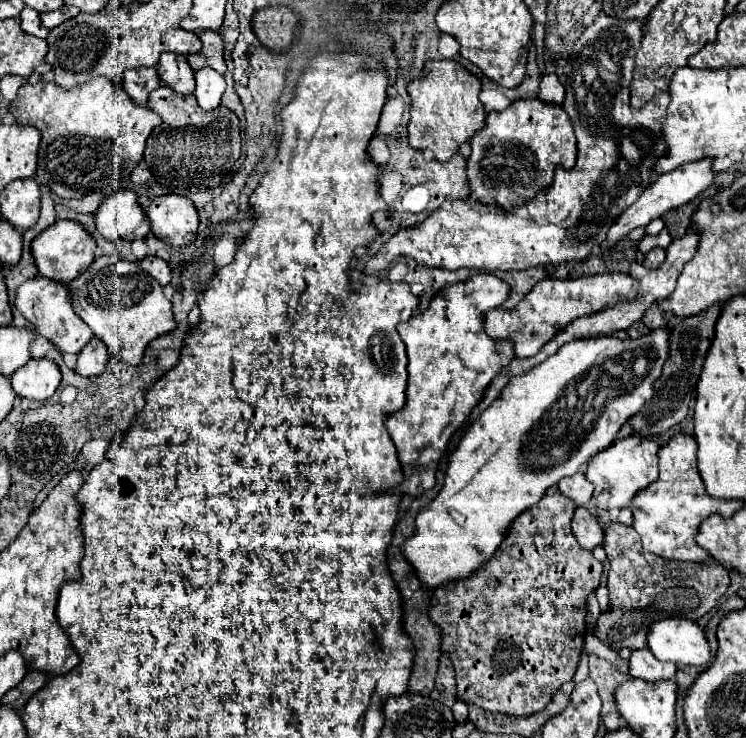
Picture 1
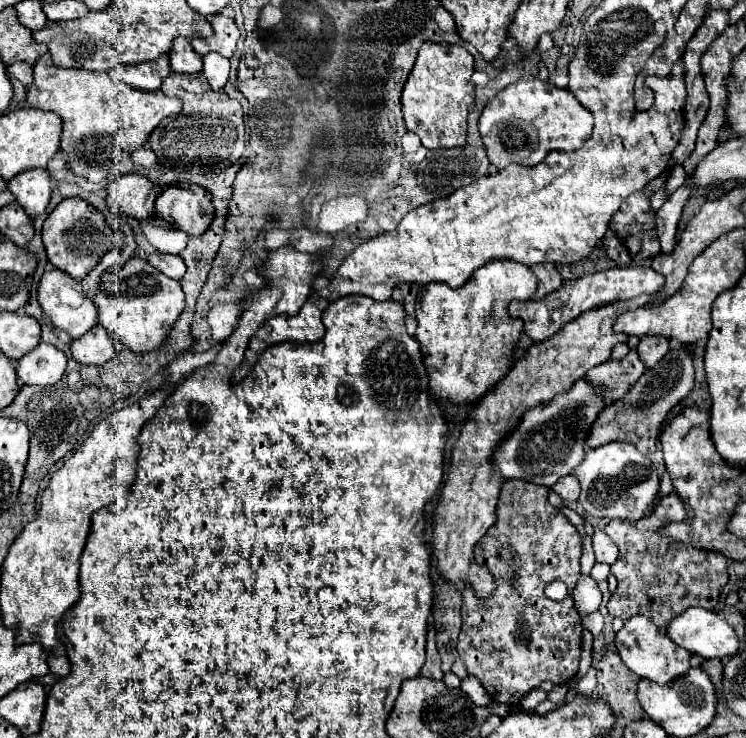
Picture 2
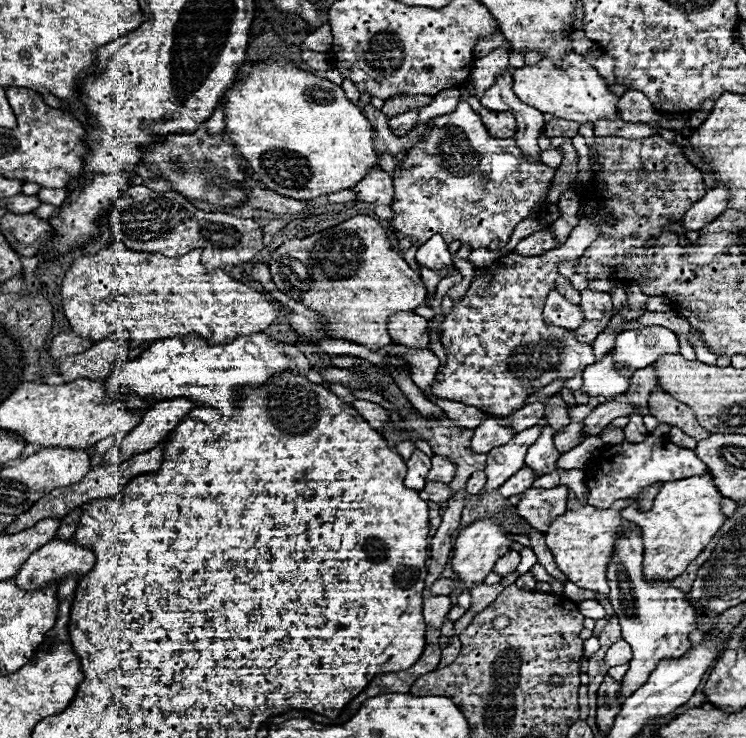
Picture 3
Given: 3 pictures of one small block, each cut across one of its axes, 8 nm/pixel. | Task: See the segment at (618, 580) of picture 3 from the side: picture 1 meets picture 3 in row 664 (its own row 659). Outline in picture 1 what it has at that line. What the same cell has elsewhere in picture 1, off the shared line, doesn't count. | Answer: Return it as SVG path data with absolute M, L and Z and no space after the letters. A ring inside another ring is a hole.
M648 648L632 650L630 662L628 662L628 676L630 678L658 682L658 680L672 680L674 674L676 674L676 666L672 666L672 662L656 660Z

